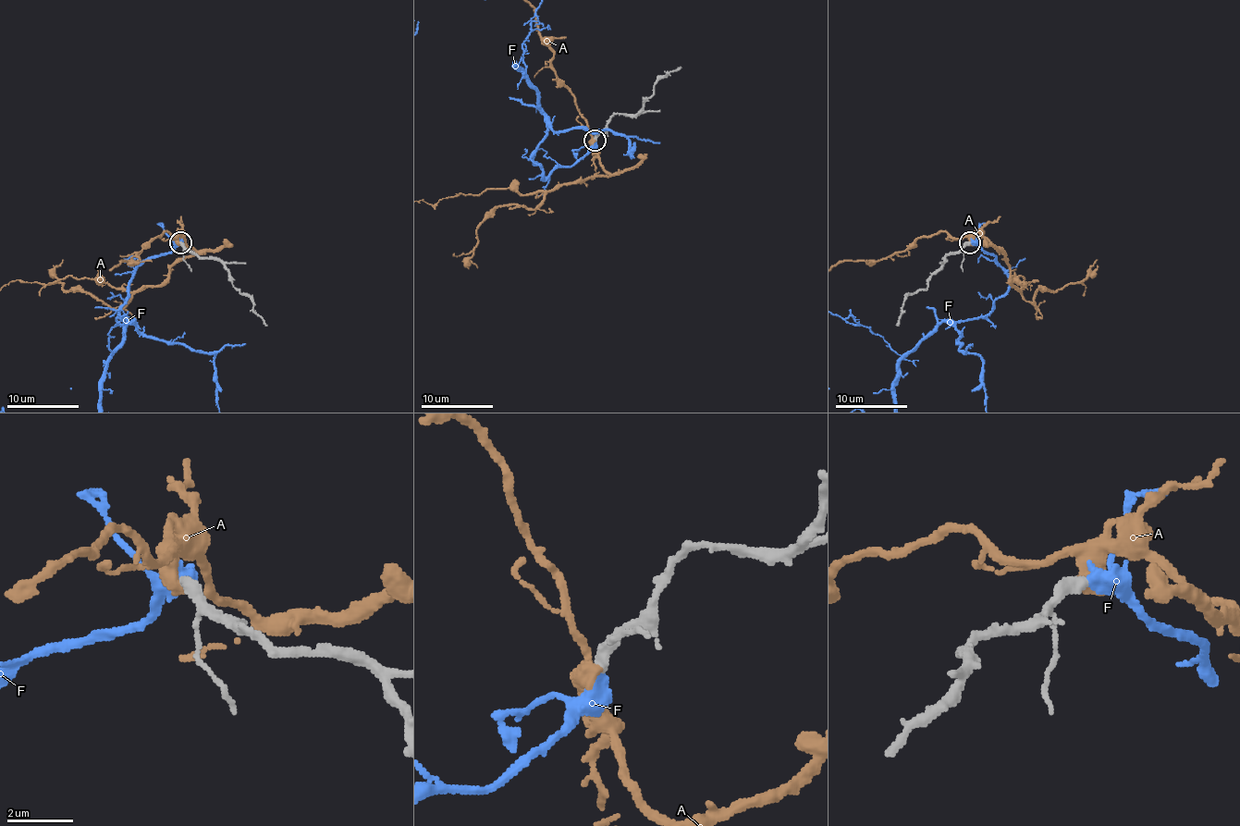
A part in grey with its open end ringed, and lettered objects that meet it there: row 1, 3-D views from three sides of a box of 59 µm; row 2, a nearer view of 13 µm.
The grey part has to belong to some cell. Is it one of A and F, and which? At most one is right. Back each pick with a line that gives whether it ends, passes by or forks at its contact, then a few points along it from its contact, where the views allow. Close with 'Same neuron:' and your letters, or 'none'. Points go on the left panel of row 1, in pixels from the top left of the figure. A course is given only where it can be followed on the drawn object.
F: It ends there
Same neuron: F

